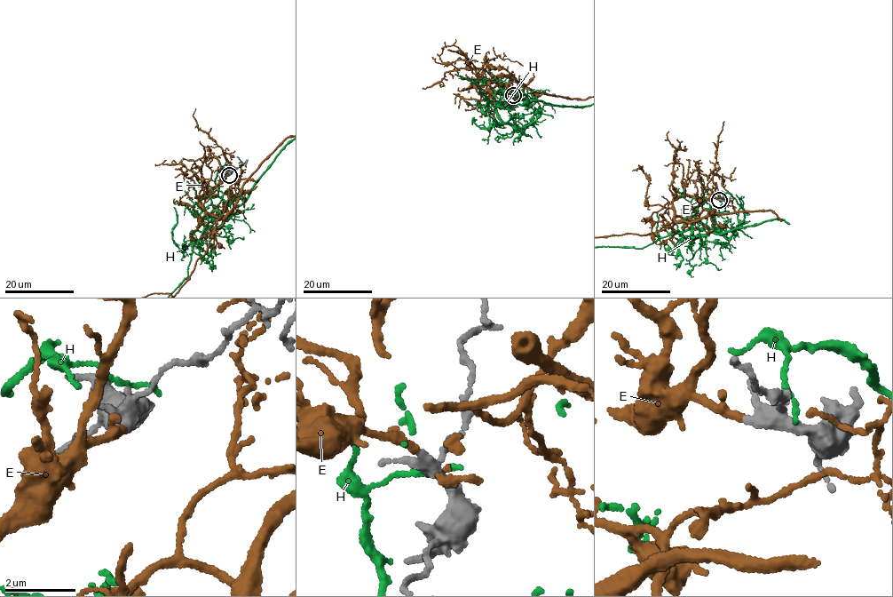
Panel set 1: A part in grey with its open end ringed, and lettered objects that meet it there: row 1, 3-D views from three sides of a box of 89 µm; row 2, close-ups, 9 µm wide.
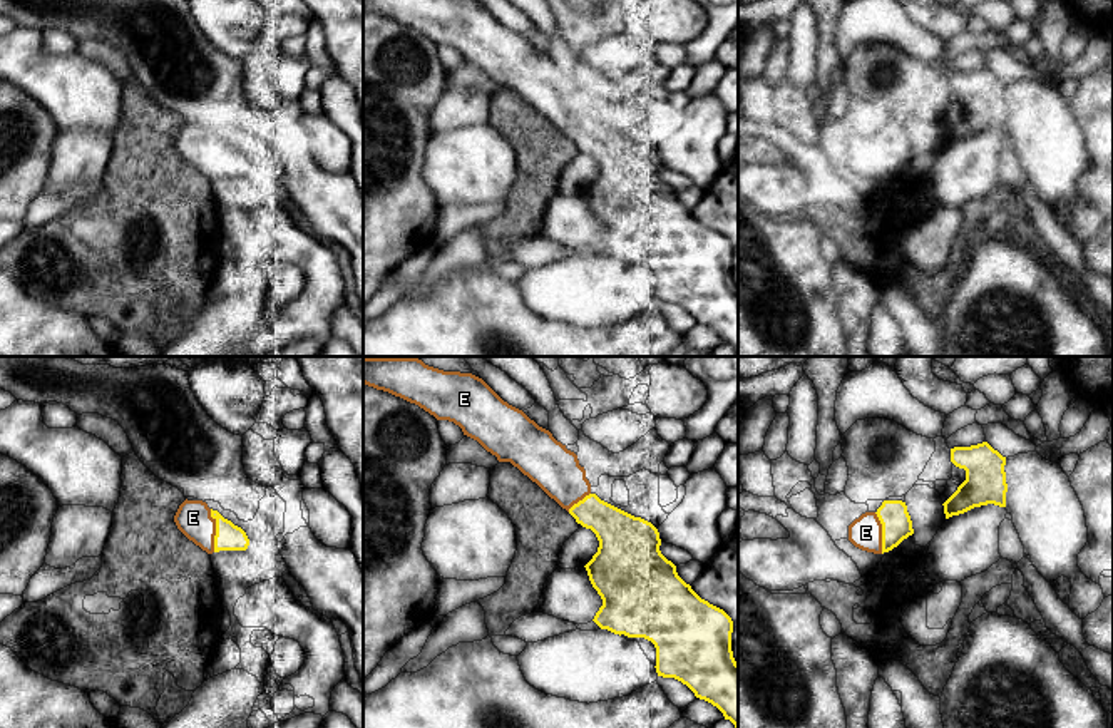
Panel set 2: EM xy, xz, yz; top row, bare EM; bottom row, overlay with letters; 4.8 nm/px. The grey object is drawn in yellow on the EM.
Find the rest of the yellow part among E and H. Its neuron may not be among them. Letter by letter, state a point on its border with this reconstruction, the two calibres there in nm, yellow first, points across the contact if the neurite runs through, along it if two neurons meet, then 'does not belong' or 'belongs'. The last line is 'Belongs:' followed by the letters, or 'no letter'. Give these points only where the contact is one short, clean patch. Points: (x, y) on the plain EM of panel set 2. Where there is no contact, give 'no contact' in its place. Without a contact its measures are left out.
E: contact xy (216, 156); calibres 130 and 170 nm; way xy (228, 161), (216, 156), (193, 143); belongs
H: no contact; does not belong
Belongs: E

